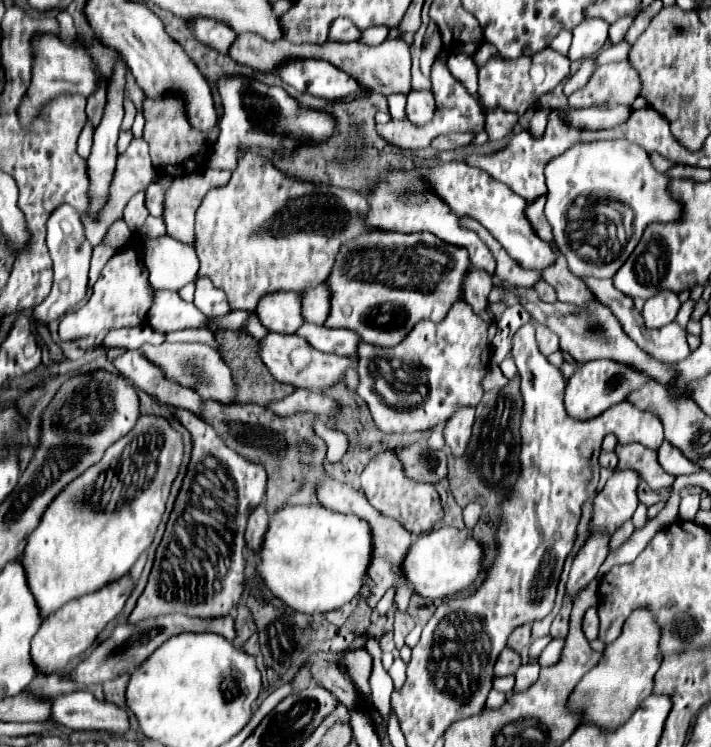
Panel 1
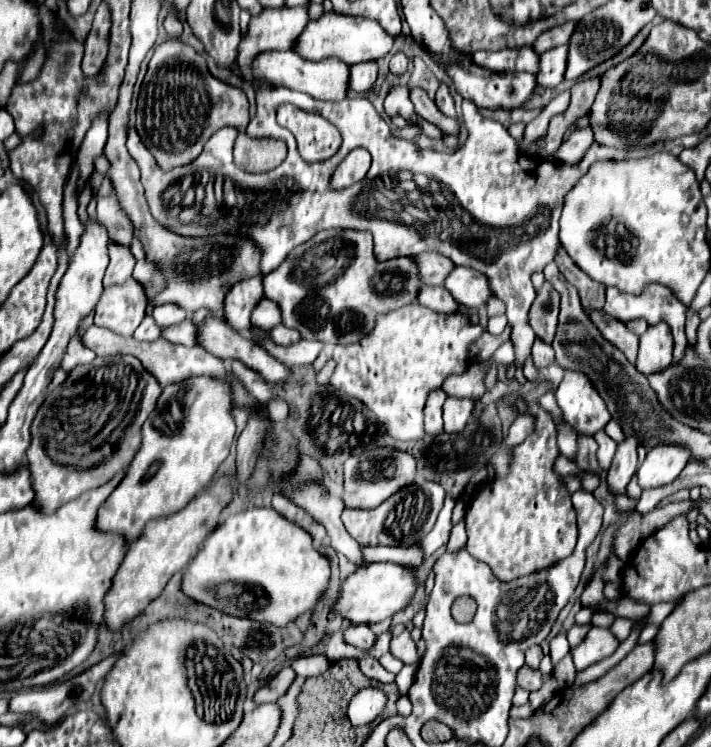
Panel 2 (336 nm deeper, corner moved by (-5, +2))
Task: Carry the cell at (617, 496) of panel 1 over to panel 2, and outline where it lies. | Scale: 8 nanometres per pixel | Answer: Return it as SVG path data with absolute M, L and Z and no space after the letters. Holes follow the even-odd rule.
M658 444L650 448L636 472L640 488L652 490L672 484L688 460L690 460L690 452L676 444Z

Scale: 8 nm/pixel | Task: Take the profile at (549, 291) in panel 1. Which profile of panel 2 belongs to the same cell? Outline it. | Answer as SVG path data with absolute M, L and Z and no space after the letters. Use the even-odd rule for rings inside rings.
M544 282L542 290L538 290L534 306L530 308L530 326L534 328L536 336L542 338L544 342L554 340L558 324L558 306L560 306L558 292L550 286L550 282Z

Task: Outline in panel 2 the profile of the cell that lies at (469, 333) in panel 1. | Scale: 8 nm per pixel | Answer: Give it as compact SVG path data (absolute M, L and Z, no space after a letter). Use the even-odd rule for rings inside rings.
M418 302L404 306L402 310L394 310L382 318L378 318L378 326L366 334L360 342L348 346L334 348L336 370L330 378L330 384L352 396L362 400L384 426L386 434L396 440L422 440L424 432L424 404L432 390L442 388L444 380L452 374L464 374L470 366L470 346L482 336L484 328L480 324L472 324L470 318L462 312L436 312Z

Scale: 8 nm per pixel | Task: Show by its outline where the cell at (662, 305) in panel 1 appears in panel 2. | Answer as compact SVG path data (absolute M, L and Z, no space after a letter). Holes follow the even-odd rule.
M658 322L648 326L648 330L640 336L640 352L636 366L642 374L652 374L654 370L664 370L672 364L674 358L674 336L670 334L670 326L666 322Z

